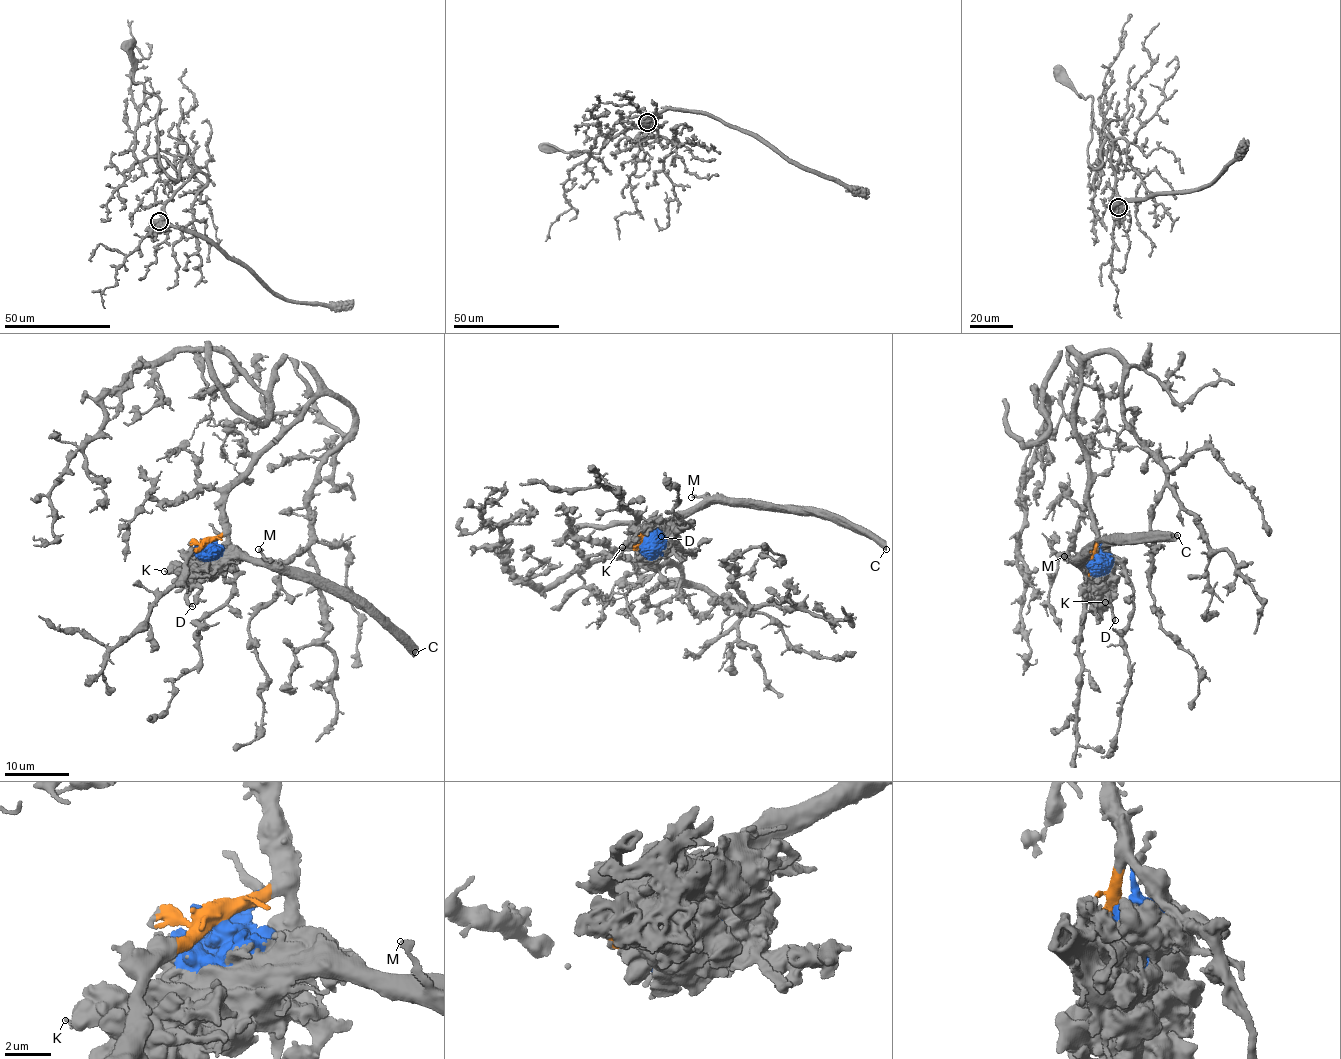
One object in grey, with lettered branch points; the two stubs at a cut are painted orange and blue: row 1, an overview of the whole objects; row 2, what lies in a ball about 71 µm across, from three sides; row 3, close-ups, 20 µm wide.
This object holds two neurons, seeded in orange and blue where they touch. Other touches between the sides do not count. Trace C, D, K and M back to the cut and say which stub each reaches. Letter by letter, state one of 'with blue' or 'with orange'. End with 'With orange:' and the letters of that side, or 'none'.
C: with blue
D: with blue
K: with blue
M: with blue
With orange: none

